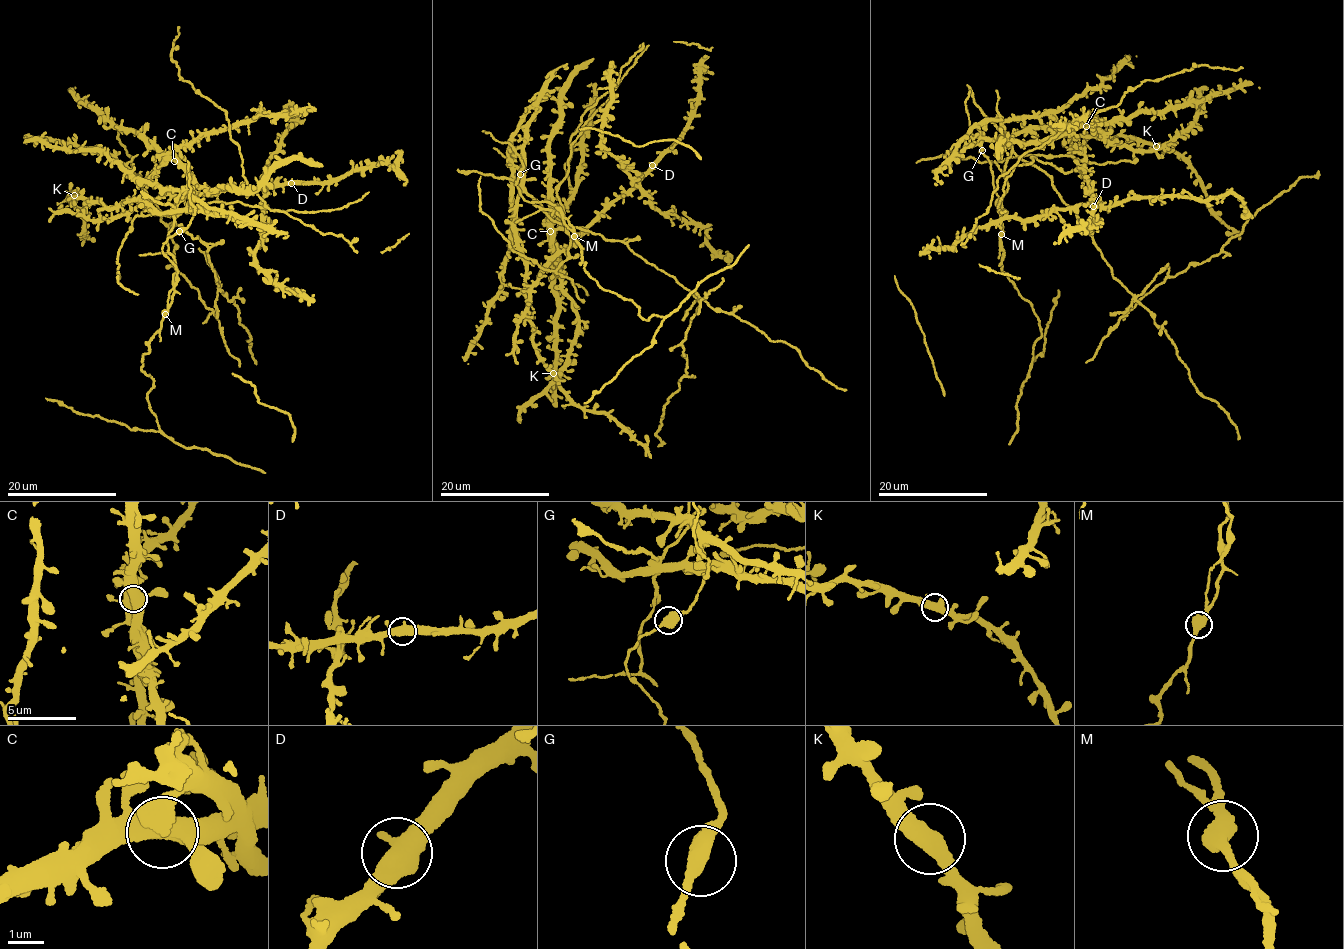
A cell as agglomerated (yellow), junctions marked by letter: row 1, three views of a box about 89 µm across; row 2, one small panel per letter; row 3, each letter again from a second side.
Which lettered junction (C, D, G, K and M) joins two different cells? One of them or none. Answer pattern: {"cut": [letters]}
{"cut": ["M"]}

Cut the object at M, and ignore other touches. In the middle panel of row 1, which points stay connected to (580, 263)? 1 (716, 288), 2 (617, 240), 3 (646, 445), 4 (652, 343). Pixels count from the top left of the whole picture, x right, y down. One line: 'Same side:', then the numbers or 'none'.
Same side: 3, 4

